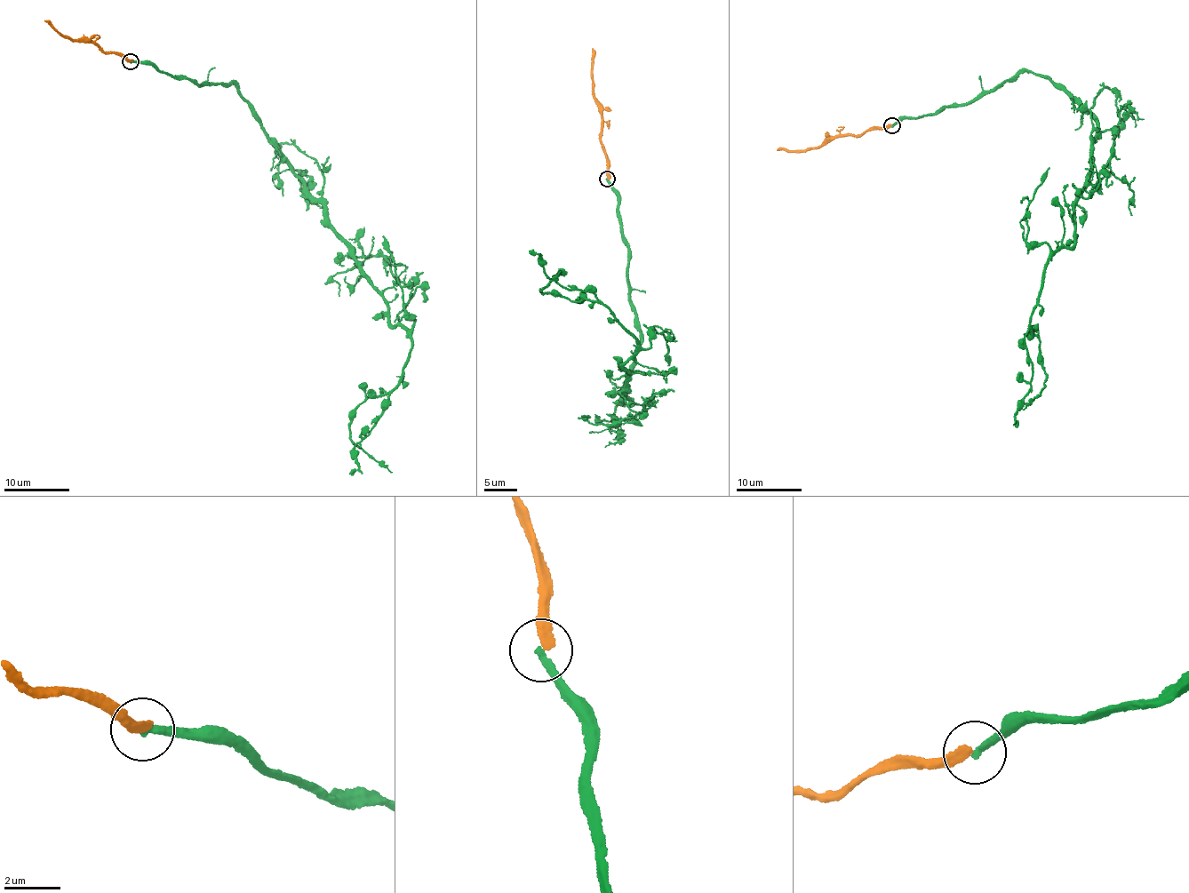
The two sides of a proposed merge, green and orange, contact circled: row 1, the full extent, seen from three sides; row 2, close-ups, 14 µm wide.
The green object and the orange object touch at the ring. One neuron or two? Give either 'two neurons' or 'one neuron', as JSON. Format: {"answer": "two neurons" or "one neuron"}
{"answer": "two neurons"}

